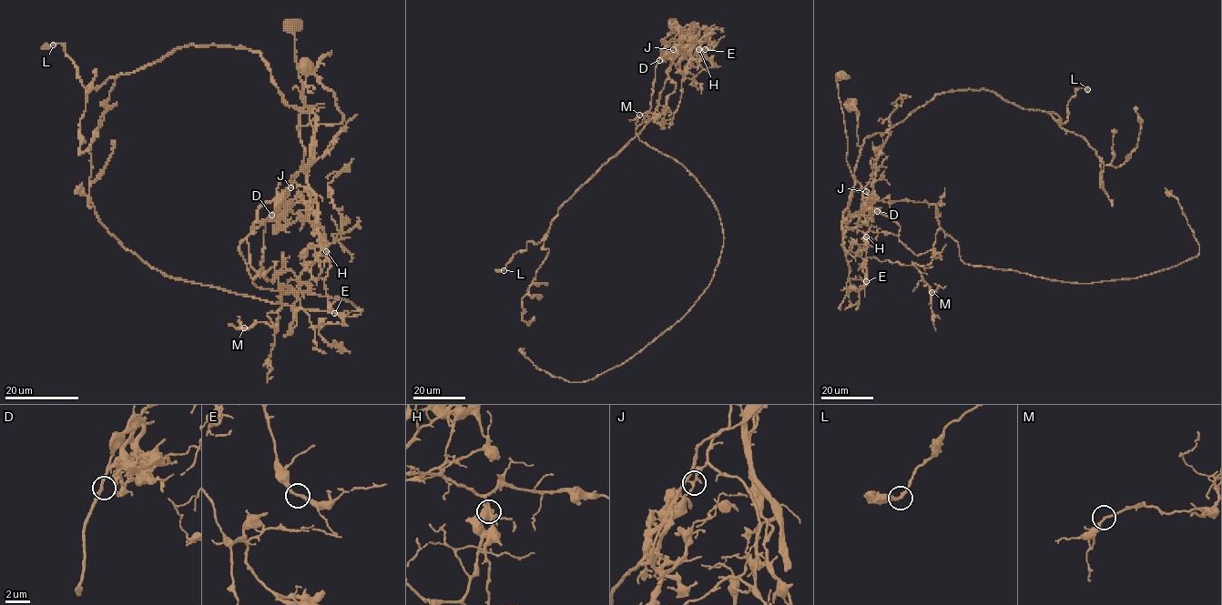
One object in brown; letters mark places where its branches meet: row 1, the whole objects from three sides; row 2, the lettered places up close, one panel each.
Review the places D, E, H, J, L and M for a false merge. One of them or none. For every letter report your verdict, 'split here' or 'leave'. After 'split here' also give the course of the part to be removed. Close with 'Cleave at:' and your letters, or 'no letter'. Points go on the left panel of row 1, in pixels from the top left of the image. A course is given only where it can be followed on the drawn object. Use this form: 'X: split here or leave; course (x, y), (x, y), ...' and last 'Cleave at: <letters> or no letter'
D: leave
E: leave
H: leave
J: split here; course (290, 187), (259, 277), (239, 247), (253, 283), (358, 315), (169, 277), (82, 182)
L: leave
M: leave
Cleave at: J

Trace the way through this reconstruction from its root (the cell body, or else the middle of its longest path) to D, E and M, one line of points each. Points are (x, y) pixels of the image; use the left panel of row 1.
D: (304, 67), (311, 68), (332, 92), (342, 122), (317, 127), (309, 165), (290, 178), (271, 215)
E: (304, 67), (342, 116), (317, 127), (306, 168), (319, 236), (341, 239), (326, 247), (334, 313)
M: (304, 67), (342, 116), (317, 127), (306, 168), (320, 273), (280, 285), (294, 290), (273, 327), (244, 327)

